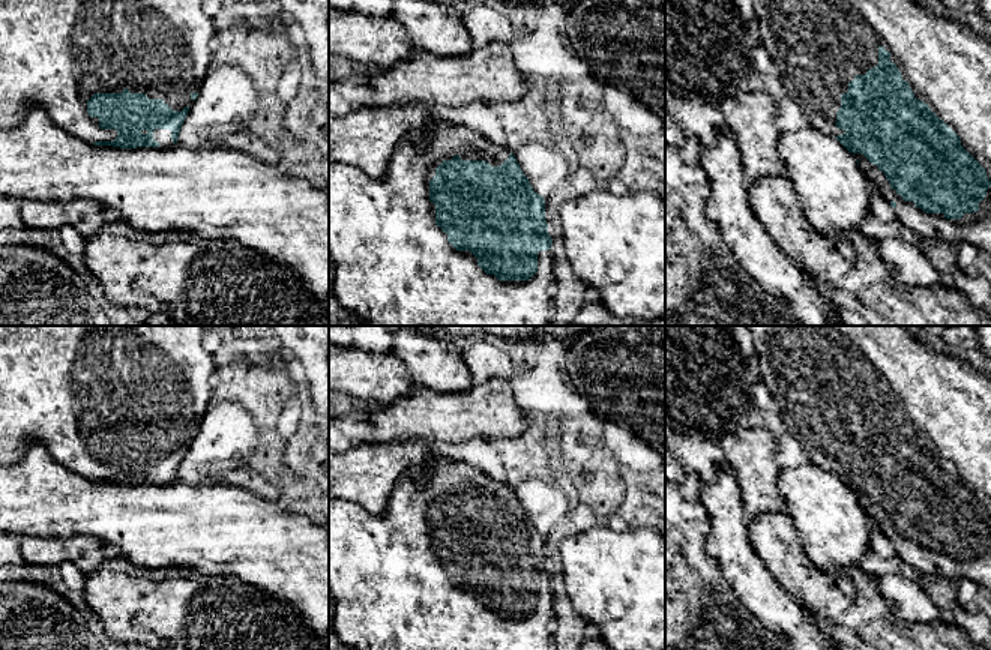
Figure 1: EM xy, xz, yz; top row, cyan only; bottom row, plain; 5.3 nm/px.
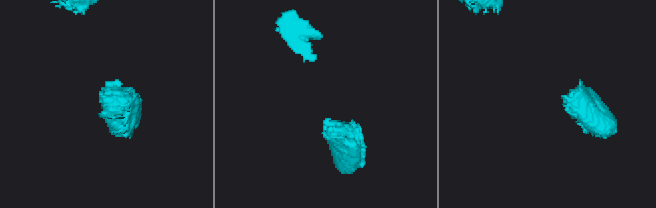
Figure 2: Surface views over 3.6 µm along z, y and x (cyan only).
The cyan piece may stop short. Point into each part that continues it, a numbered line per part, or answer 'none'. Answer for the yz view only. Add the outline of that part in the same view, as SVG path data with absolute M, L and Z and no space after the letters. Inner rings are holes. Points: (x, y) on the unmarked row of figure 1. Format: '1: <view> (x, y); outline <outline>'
1: yz (820, 376); outline M746 326L752 333L752 342L757 353L757 362L754 371L758 380L767 387L769 393L779 404L787 434L793 435L808 452L812 464L821 467L829 473L838 473L845 467L838 465L836 449L841 444L841 432L848 428L848 419L856 411L865 411L868 405L872 405L878 399L878 384L883 383L890 389L890 398L896 401L902 411L902 416L908 419L916 435L923 437L932 449L937 450L959 474L961 482L985 504L988 515L991 516L991 378L985 374L974 371L961 357L952 357L946 351L937 350L917 341L902 326Z

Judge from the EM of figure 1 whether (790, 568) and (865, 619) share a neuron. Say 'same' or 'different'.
same

